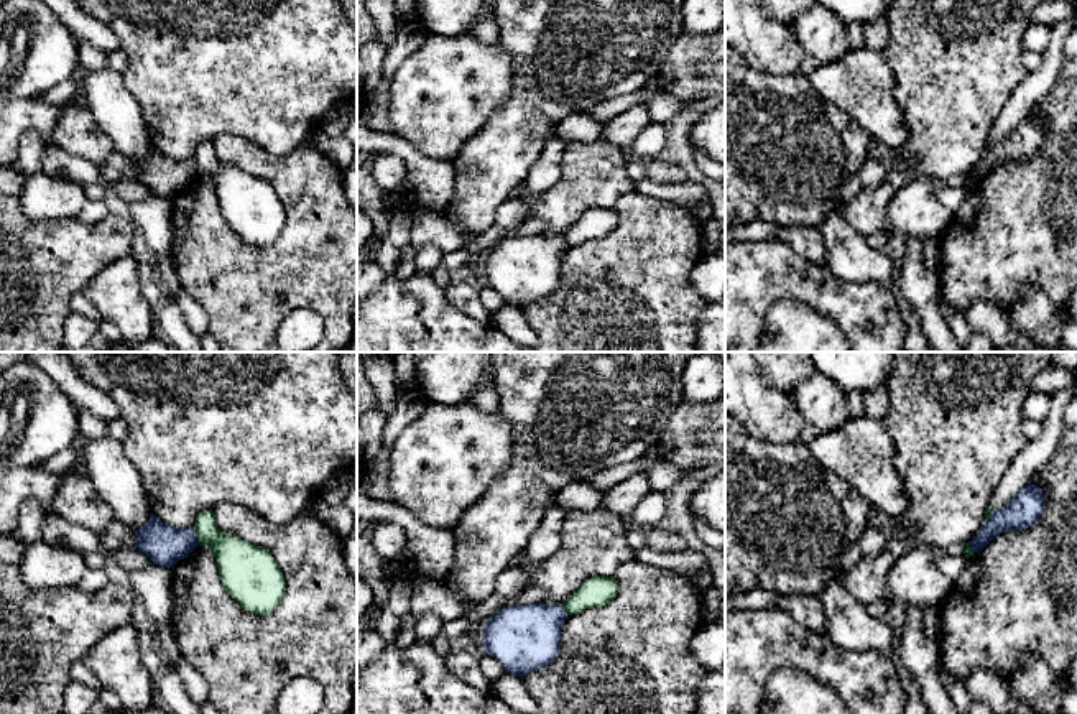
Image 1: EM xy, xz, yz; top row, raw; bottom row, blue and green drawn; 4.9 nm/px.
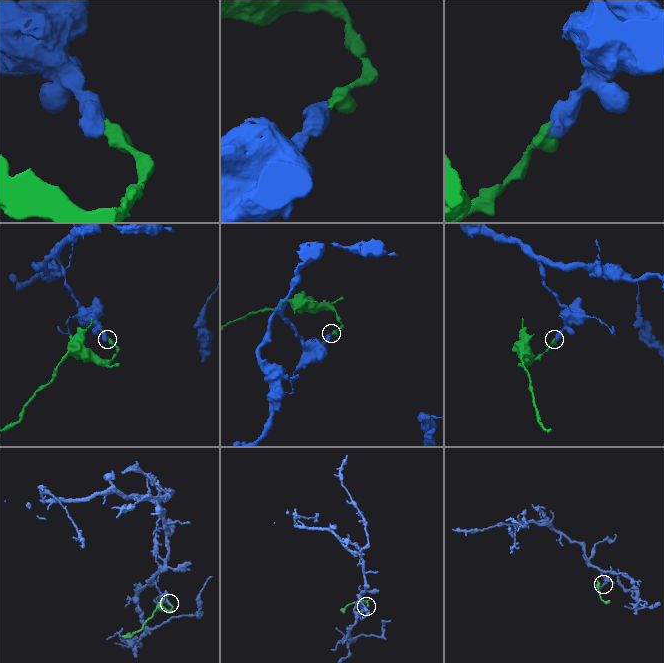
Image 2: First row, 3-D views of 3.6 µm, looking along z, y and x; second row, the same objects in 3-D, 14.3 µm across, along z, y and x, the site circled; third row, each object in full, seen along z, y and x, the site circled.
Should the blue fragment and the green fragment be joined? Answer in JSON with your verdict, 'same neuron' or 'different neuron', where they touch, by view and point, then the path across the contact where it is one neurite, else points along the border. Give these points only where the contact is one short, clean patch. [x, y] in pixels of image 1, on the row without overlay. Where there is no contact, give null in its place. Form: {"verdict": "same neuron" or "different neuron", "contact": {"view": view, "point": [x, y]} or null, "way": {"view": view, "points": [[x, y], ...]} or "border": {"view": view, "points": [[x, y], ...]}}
{"verdict": "different neuron", "contact": {"view": "xy", "point": [196, 168]}, "border": {"view": "xy", "points": [[193, 162], [198, 175]]}}

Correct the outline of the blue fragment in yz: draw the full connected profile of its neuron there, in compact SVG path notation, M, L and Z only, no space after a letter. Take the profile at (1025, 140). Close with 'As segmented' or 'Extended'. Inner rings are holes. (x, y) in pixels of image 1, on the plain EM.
M1029 110L1005 138L990 146L970 173L973 184L982 183L998 165L1033 158L1042 148L1044 135L1044 123Z. As segmented

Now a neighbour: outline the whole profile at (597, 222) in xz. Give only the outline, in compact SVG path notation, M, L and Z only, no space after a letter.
M594 207L580 216L580 219L564 234L567 247L592 239L602 239L613 232L618 225L615 209Z

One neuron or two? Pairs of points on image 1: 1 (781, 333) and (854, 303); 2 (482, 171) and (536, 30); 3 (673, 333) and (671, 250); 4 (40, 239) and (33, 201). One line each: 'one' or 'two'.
1: two
2: one
3: one
4: two

